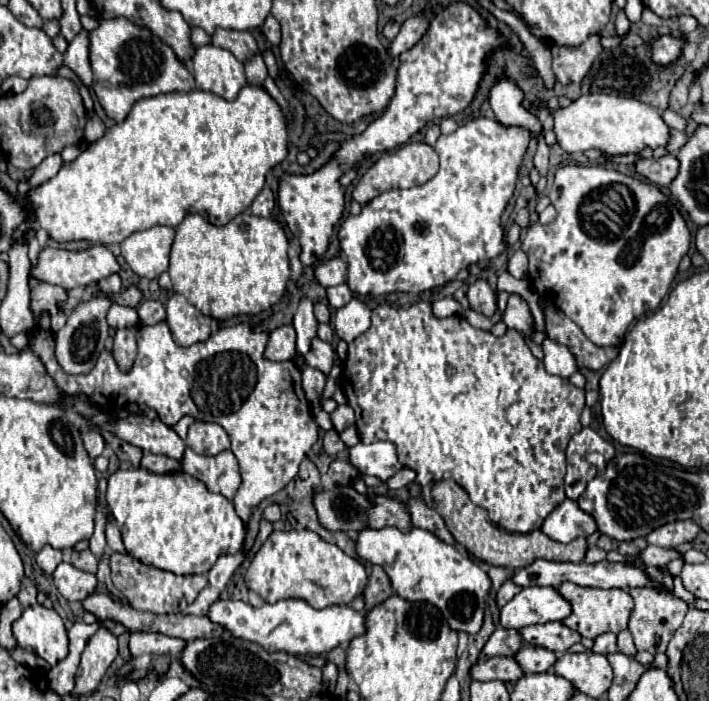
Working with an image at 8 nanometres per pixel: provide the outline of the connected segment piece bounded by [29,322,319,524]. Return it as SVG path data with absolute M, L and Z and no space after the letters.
M159 322L155 326L141 326L137 330L137 344L139 352L135 358L135 364L131 372L121 372L111 356L111 352L103 352L99 356L97 366L85 374L85 376L69 376L61 370L61 366L55 360L55 342L51 332L39 330L29 342L29 348L39 354L43 360L47 372L55 378L55 382L67 392L67 394L85 394L91 402L95 402L103 410L121 410L129 402L147 404L149 408L157 410L161 422L167 426L175 424L181 416L191 414L197 420L203 422L215 422L225 428L225 432L231 438L231 452L235 454L241 470L241 486L233 498L235 510L241 516L241 520L247 524L253 508L263 500L279 492L287 482L291 482L299 470L301 460L305 458L307 450L317 442L317 430L311 412L309 402L305 398L305 392L301 388L301 372L299 368L287 360L287 362L271 362L263 358L263 350L267 344L267 334L255 334L247 324L237 324L233 328L221 328L217 330L207 342L193 344L189 348L181 348L173 342L169 326L165 322Z

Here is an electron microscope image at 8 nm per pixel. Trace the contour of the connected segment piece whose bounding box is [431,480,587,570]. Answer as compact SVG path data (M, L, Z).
M441 480L433 486L431 496L435 500L435 510L441 514L445 520L449 532L453 538L467 548L469 554L473 554L477 560L485 560L493 566L507 566L507 568L523 568L529 566L533 560L543 558L543 560L555 560L555 562L583 562L585 552L587 552L587 542L585 538L575 538L569 544L561 544L545 536L541 530L533 530L527 534L511 534L507 530L501 530L495 526L485 510L469 500L469 494L453 480Z

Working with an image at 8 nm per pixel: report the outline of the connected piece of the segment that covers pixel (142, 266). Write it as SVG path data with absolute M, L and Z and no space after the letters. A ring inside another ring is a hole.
M153 226L143 232L135 232L121 242L121 256L127 266L143 278L159 278L169 268L171 244L175 230L169 226Z

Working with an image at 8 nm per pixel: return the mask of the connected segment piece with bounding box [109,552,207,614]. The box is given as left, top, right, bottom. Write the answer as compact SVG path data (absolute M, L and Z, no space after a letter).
M113 552L109 556L109 566L111 566L111 580L115 588L127 598L131 608L143 612L153 612L153 614L183 612L197 598L197 594L207 586L205 576L175 576L171 572L147 566L129 554Z

